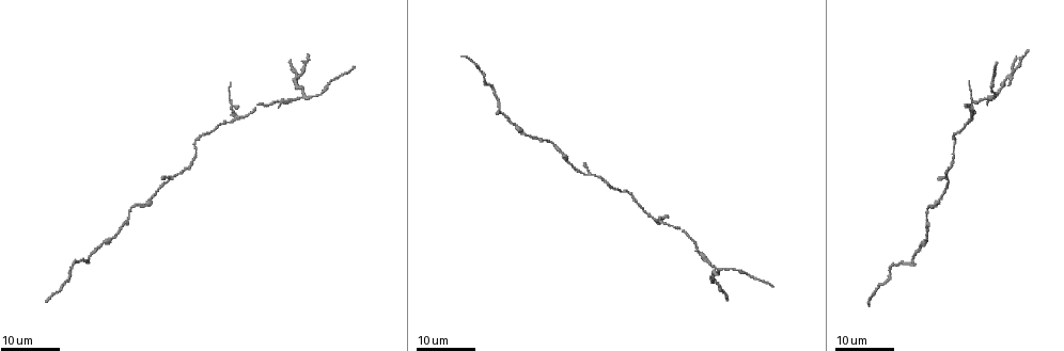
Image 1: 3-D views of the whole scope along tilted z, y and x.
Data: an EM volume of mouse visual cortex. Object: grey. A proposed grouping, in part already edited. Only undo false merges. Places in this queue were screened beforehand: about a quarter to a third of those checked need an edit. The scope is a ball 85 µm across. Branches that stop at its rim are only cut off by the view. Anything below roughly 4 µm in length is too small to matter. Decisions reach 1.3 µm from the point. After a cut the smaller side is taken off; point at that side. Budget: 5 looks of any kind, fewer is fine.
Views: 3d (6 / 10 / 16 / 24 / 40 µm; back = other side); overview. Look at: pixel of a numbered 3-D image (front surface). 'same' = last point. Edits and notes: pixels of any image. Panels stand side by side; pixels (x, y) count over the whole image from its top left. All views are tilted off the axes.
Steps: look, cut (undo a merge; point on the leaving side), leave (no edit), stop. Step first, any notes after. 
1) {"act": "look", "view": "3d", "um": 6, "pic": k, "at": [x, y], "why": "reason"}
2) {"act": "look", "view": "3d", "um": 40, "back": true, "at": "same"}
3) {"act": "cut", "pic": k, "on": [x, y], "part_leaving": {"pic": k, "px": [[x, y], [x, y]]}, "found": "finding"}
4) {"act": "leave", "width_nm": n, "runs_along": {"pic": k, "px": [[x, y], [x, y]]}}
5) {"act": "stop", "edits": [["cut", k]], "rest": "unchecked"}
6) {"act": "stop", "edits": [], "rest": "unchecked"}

{"act": "look", "view": "3d", "um": 16, "pic": 1, "at": [661, 221], "why": "four or more arms meet"}

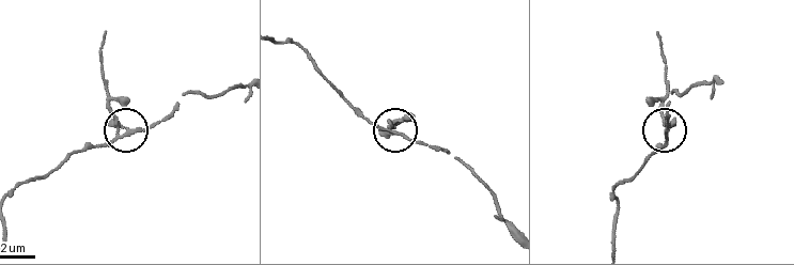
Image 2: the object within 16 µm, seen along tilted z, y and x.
{"act": "look", "view": "3d", "um": 6, "pic": 2, "at": [129, 129]}

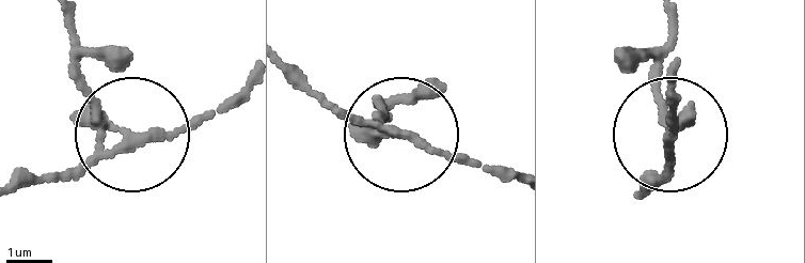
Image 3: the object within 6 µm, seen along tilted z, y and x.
{"act": "cut", "pic": 3, "on": [75, 77], "width_nm": 220, "part_leaving": {"pic": 3, "px": [[99, 127], [74, 28]]}, "found": "a second neuron is stuck on"}

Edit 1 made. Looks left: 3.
{"act": "look", "view": "3d", "um": 16, "pic": 1, "at": [985, 99], "why": "two arms in line, one across"}

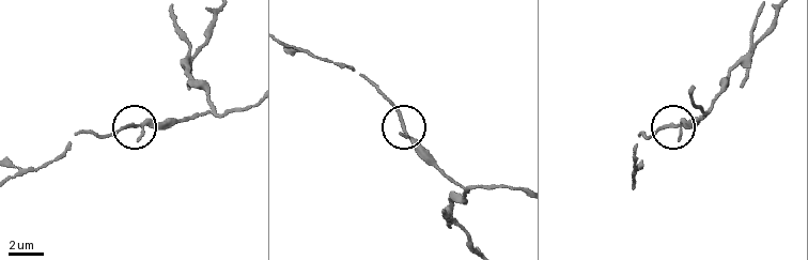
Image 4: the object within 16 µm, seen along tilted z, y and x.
{"act": "look", "view": "3d", "um": 6, "pic": 4, "at": [403, 128], "why": "zoom in"}

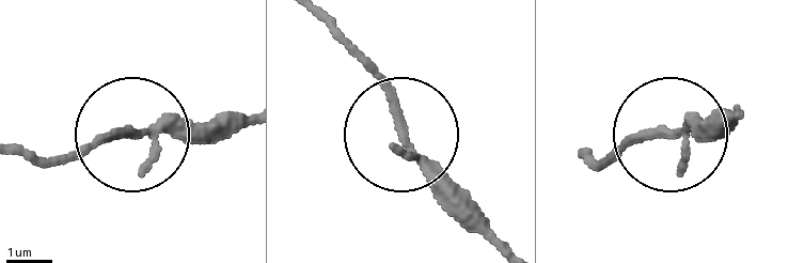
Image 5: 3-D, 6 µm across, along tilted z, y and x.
{"act": "leave", "runs_along": {"pic": 5, "px": [[19, 155], [64, 155], [116, 133], [238, 130]]}, "found": "continuous, no second neuron"}

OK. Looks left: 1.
{"act": "stop", "edits": [["cut", 3]], "rest": "unchecked"}

